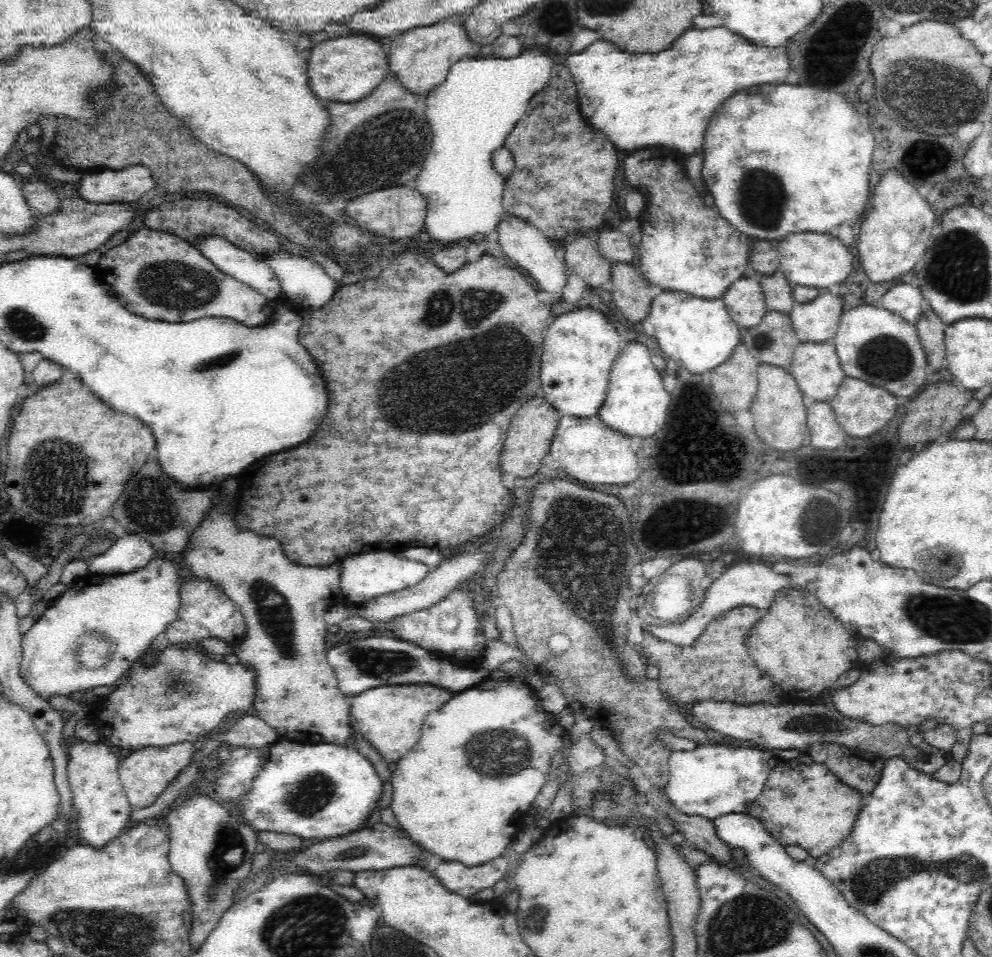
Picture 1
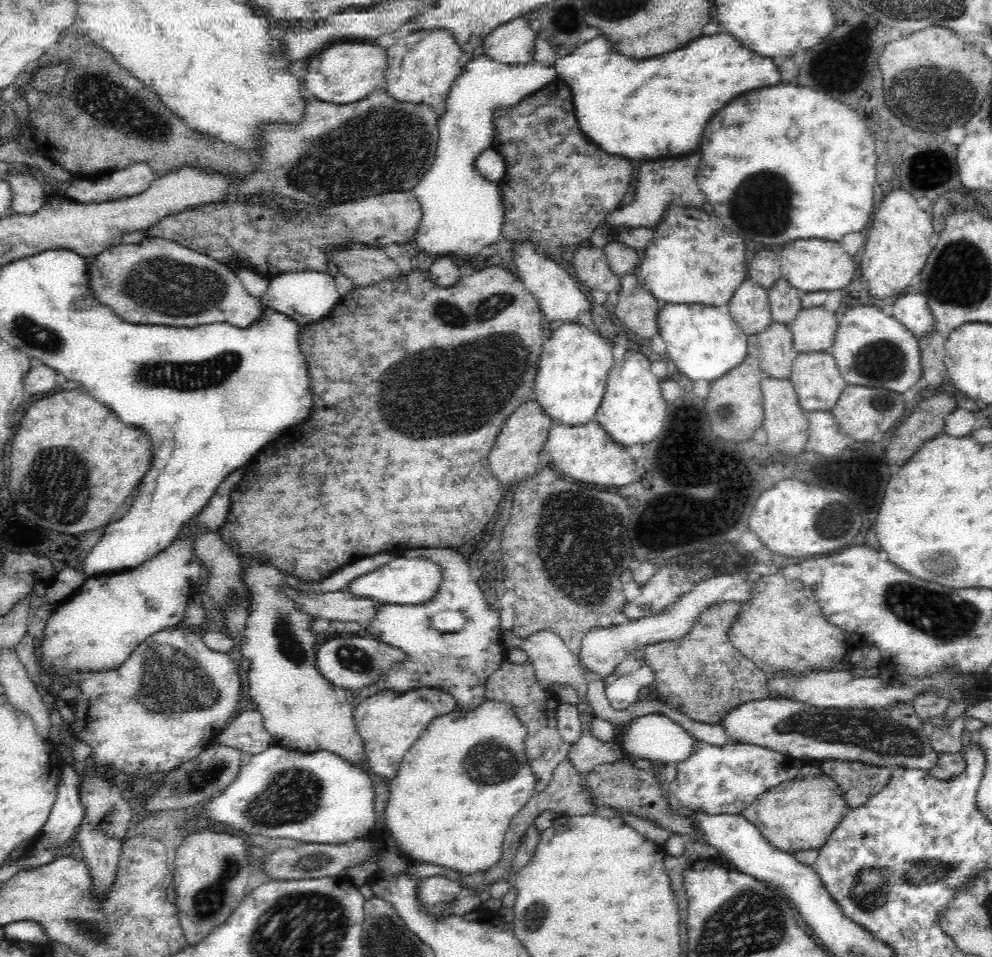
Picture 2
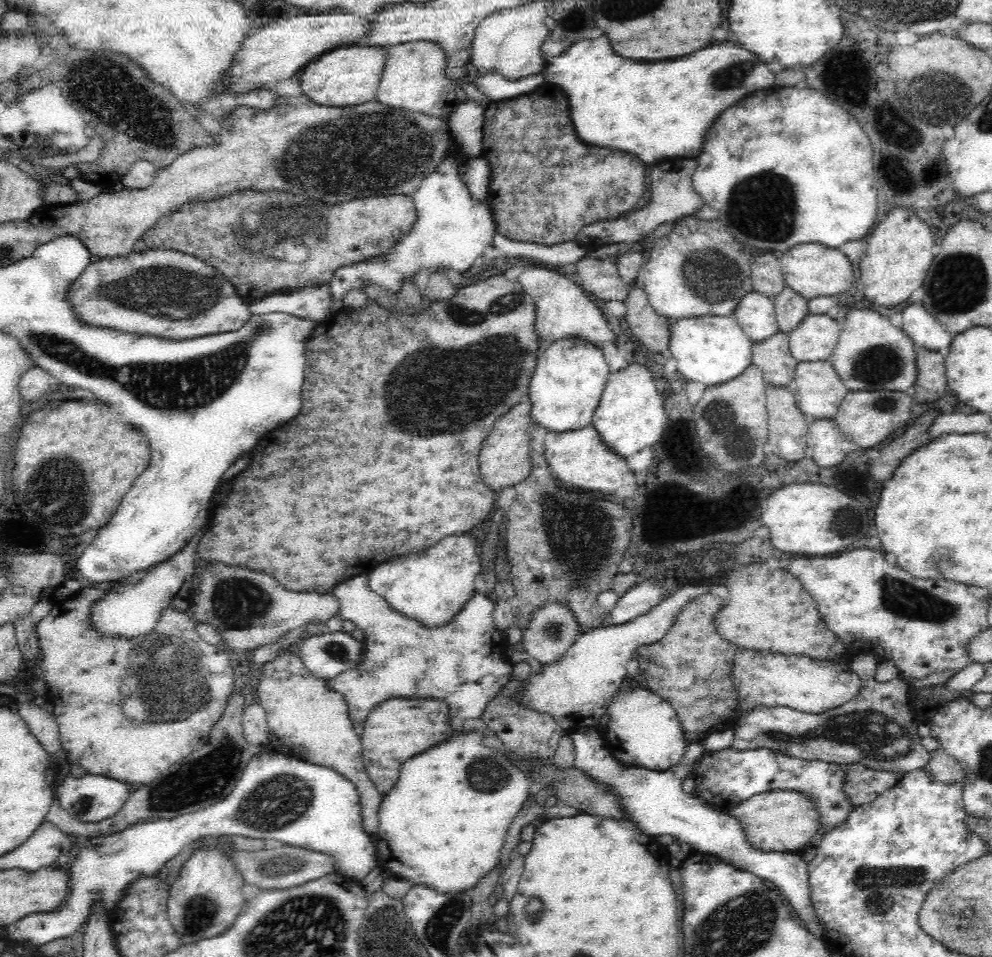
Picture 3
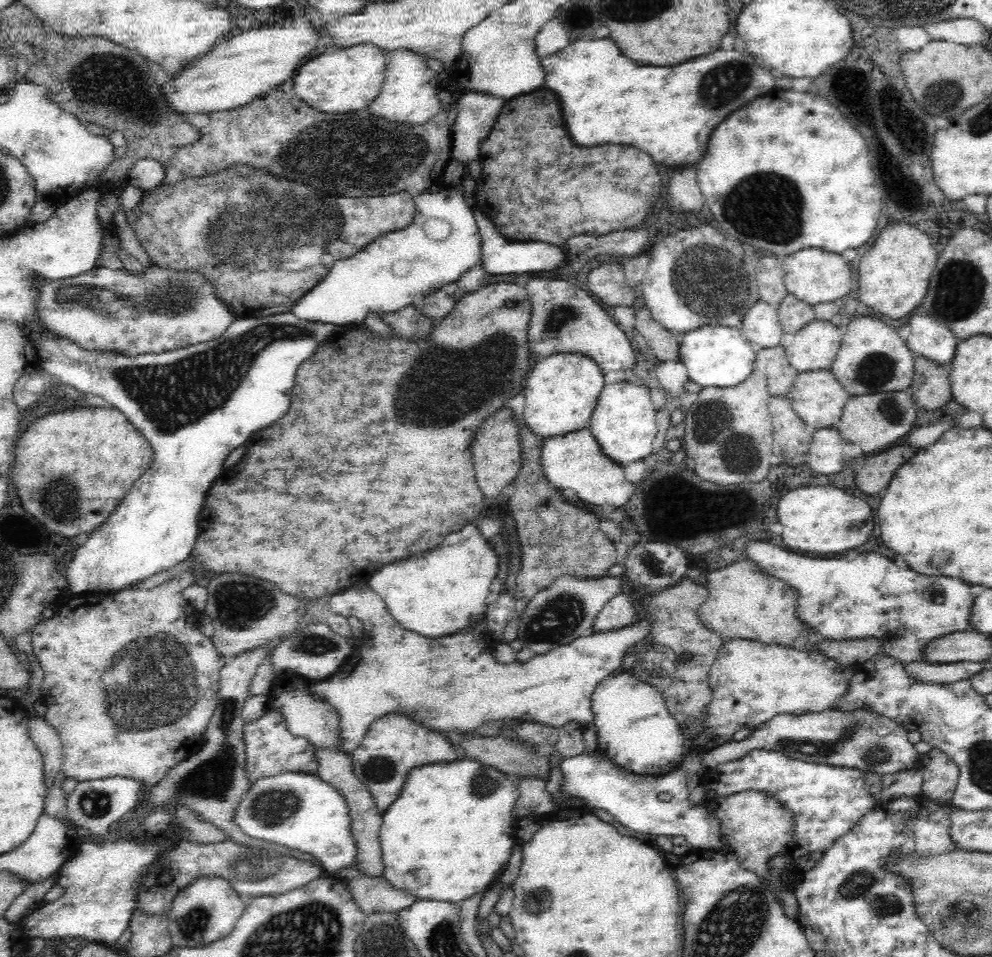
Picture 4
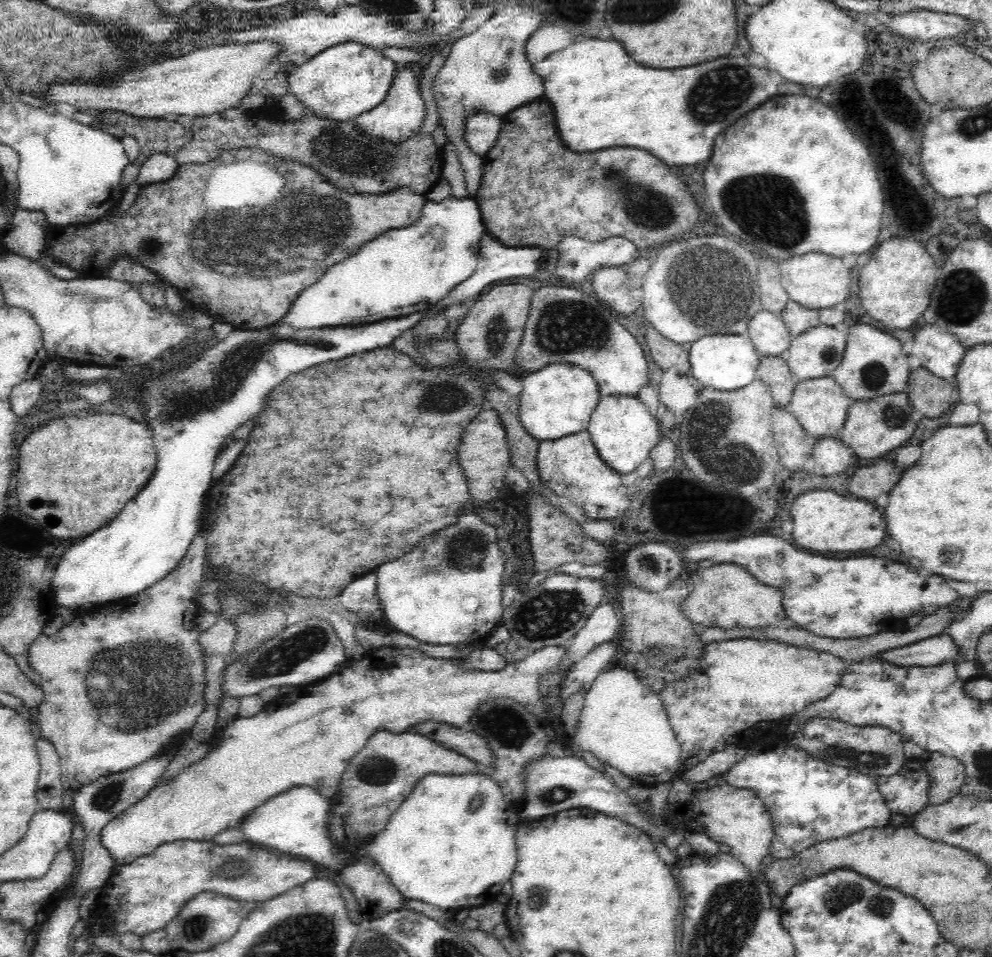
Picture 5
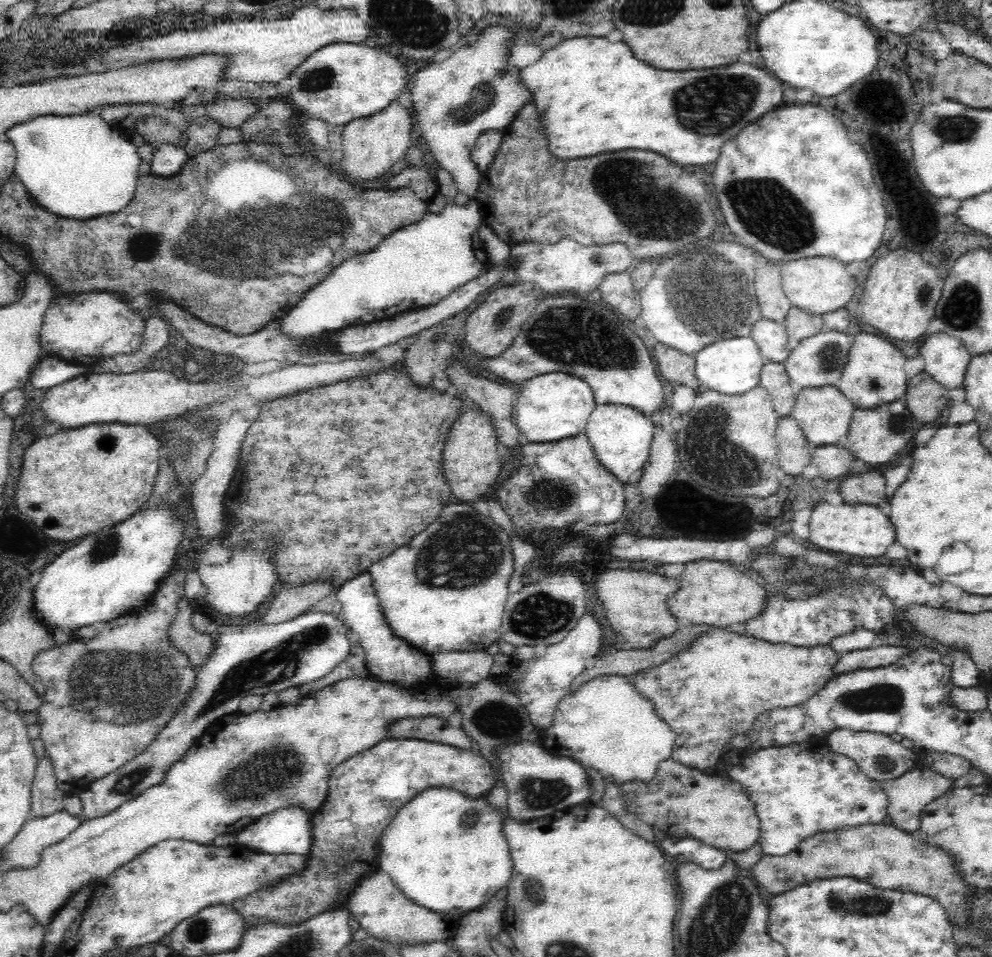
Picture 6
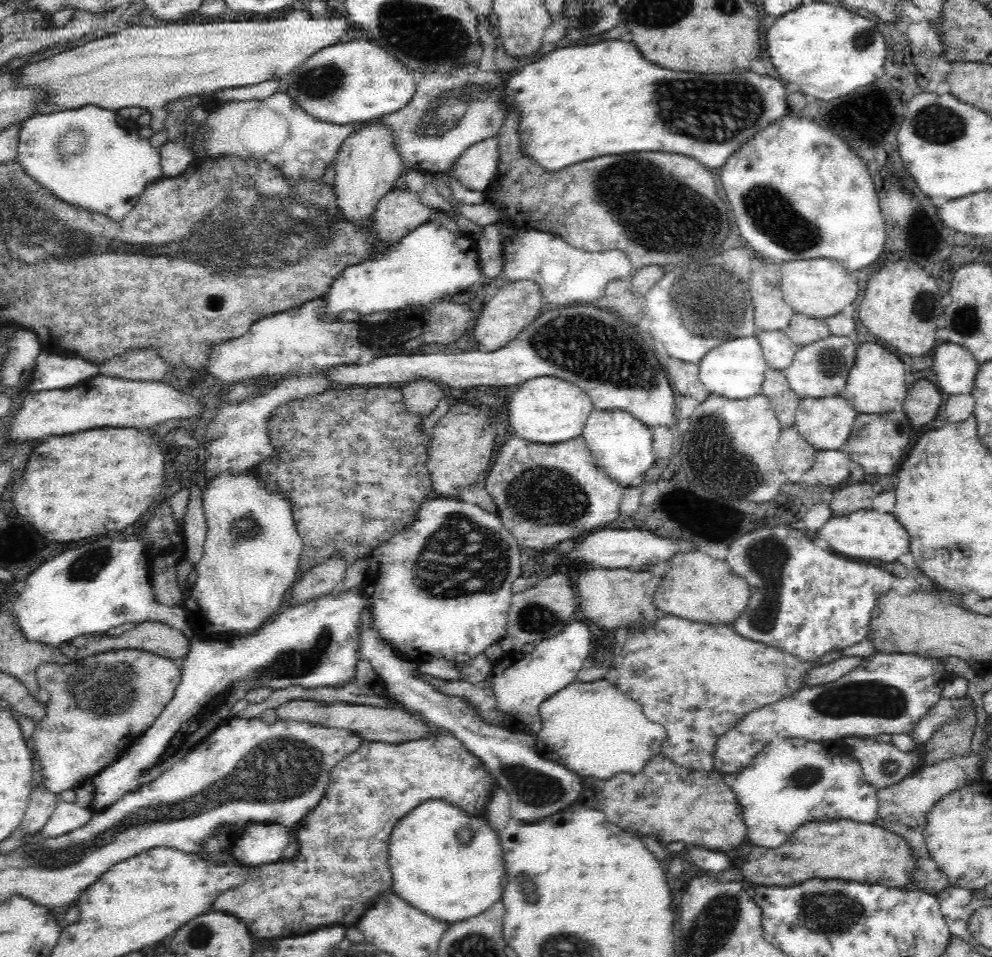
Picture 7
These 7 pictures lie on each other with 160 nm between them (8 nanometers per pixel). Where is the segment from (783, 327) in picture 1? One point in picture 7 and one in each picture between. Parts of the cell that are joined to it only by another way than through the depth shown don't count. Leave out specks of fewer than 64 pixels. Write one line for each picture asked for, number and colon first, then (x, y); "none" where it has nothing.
2: (773, 347)
3: (773, 357)
4: (772, 363)
5: (774, 371)
6: (774, 378)
7: (785, 401)

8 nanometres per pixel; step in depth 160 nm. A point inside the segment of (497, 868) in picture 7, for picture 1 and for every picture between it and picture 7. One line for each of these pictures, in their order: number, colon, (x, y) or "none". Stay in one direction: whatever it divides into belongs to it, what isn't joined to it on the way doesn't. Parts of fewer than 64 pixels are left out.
1: (462, 791)
2: (474, 765)
3: (443, 824)
4: (449, 834)
5: (451, 843)
6: (447, 852)

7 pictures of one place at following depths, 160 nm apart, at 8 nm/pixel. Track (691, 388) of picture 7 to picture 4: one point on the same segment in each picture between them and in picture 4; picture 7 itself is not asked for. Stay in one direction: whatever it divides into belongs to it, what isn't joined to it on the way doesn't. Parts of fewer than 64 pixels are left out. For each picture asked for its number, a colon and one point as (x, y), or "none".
4: (663, 343)
5: (666, 353)
6: (679, 367)

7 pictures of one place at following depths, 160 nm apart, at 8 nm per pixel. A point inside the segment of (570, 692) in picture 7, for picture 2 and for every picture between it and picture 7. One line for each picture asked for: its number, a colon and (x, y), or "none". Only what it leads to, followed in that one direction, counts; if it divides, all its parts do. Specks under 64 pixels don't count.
2: (658, 738)
3: (644, 730)
4: (636, 731)
5: (623, 723)
6: (606, 724)

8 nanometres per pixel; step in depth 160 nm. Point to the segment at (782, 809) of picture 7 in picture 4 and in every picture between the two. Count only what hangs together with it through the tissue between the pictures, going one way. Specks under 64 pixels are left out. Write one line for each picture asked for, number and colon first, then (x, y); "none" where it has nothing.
4: (826, 801)
5: (809, 801)
6: (800, 789)

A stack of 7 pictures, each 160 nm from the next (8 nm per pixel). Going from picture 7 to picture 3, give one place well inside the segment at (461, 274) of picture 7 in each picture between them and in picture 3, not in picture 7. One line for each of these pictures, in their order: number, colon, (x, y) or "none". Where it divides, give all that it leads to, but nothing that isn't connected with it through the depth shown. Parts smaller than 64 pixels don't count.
3: (451, 231)
4: (398, 268)
5: (399, 273)
6: (418, 265)

